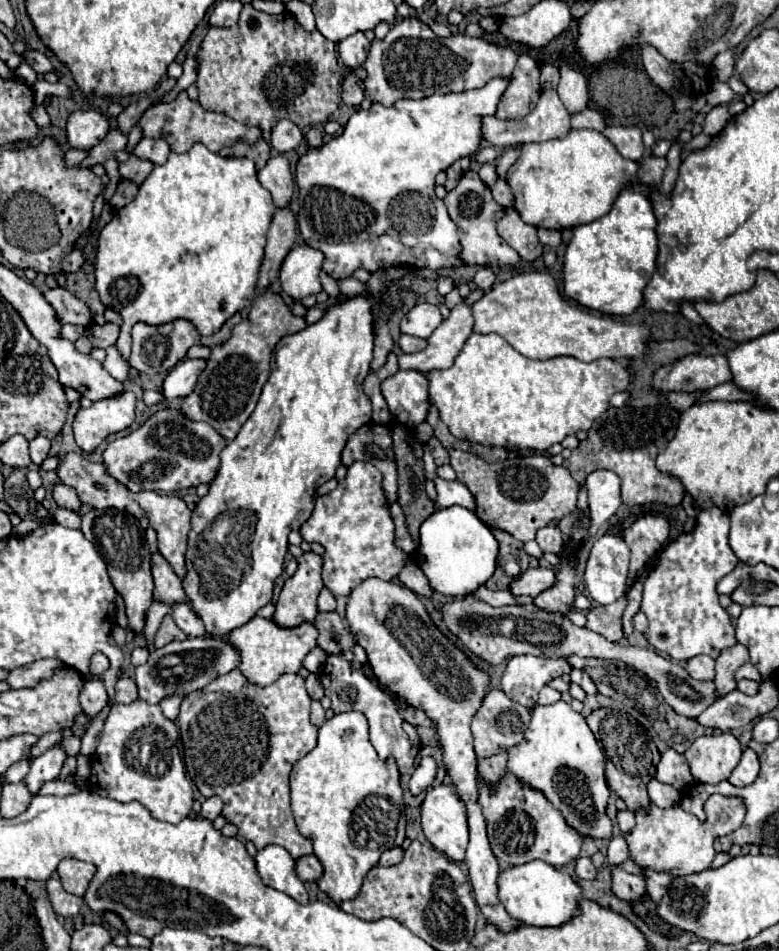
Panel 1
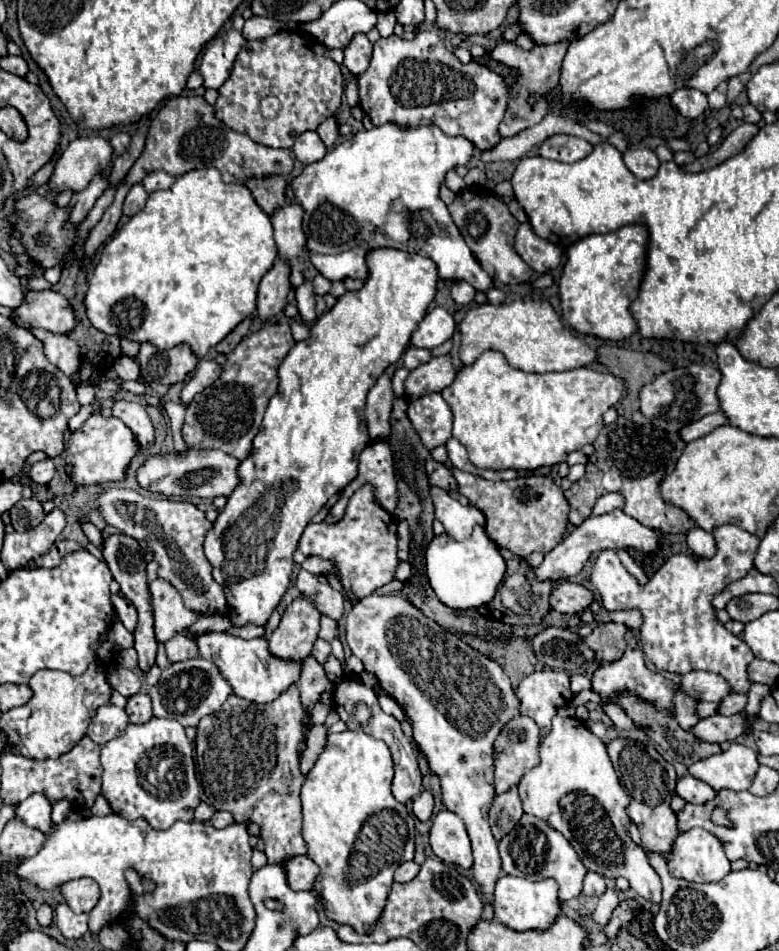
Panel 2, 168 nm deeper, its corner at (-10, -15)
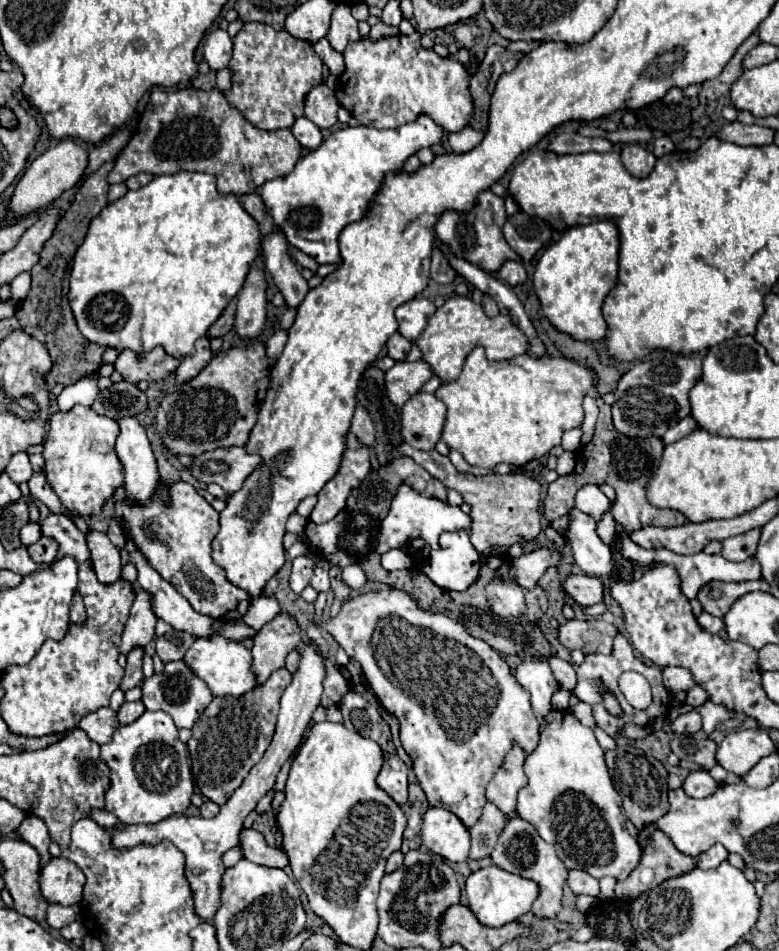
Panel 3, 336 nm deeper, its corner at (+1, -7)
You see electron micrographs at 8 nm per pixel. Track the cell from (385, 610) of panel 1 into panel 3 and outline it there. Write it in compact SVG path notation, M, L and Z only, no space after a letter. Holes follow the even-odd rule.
M404 590L366 592L344 602L340 614L326 622L326 630L350 658L360 662L368 688L378 702L398 718L402 746L414 762L418 784L426 792L430 806L450 810L470 828L482 814L486 784L502 766L506 752L510 752L514 744L526 754L538 746L540 730L530 708L530 692L518 684L500 652L484 640L474 638L464 624L450 616L422 610L412 594Z

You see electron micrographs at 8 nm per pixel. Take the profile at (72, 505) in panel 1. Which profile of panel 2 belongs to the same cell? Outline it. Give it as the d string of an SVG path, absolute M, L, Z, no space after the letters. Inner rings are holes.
M81 520L81 528L83 528L83 532L85 532L85 536L89 538L89 542L93 542L97 548L101 548L101 542L103 542L103 536L101 536L101 532L97 530L97 526L93 524L93 522L83 522Z

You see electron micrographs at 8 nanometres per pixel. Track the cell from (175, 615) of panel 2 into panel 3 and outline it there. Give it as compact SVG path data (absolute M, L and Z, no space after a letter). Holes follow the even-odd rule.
M136 588L136 600L130 608L130 616L124 626L120 652L128 656L132 648L144 648L154 638L154 624L156 616L152 612L150 594L144 592L142 588Z

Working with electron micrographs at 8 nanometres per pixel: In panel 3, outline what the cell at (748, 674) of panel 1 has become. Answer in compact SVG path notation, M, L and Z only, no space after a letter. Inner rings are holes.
M666 666L662 668L662 682L668 690L678 692L678 690L690 690L694 684L692 674L686 668L678 668L678 666Z

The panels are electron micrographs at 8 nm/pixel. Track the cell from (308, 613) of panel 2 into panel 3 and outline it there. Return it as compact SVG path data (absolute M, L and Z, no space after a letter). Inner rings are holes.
M278 614L274 620L270 620L268 624L264 624L264 628L256 634L254 638L254 648L252 648L252 674L256 676L256 684L264 684L268 680L268 676L284 666L284 660L288 656L288 652L292 652L298 644L300 644L300 628L298 624L288 616L288 614Z

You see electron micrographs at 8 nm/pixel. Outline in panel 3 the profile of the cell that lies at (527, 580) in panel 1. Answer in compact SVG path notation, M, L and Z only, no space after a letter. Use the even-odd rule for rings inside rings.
M588 574L570 576L564 582L564 590L580 606L592 606L604 600L604 584L596 576L588 576Z

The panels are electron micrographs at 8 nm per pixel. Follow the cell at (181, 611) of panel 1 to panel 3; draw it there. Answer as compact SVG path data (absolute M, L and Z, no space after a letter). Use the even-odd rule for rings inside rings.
M220 634L212 638L196 638L184 656L186 666L206 682L212 696L242 696L250 692L256 686L256 676L250 670L250 660L250 650L246 650L242 642L230 642Z

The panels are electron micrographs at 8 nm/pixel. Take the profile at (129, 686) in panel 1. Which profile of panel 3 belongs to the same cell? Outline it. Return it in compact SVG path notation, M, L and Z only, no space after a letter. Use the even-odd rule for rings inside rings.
M124 702L118 710L118 720L120 724L132 724L134 720L138 720L138 716L142 716L142 712L146 712L142 702Z

